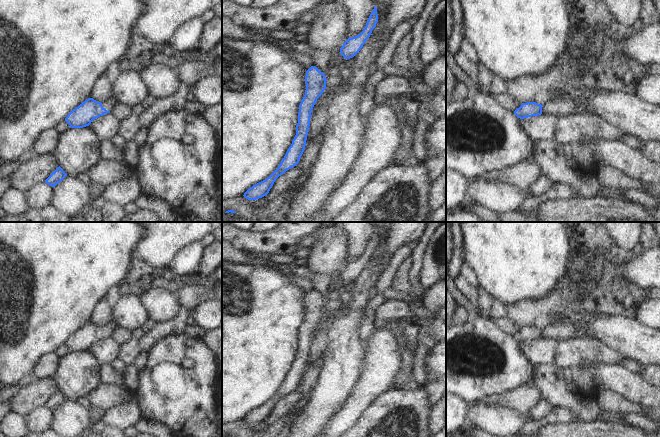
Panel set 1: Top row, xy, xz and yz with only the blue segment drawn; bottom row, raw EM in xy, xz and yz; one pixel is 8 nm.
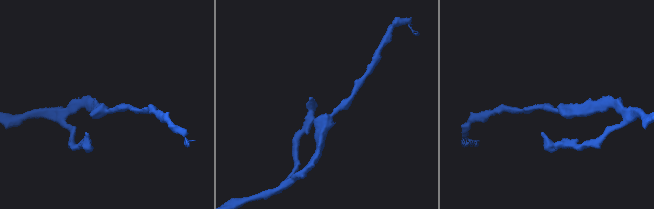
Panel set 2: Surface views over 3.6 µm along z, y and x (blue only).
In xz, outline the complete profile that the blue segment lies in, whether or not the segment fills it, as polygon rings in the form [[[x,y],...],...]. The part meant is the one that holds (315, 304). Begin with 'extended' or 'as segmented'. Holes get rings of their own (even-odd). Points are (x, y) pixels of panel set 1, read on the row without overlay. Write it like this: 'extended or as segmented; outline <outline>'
extended; outline [[[311,290],[306,295],[305,319],[299,329],[298,347],[296,349],[296,359],[292,364],[284,382],[278,392],[265,404],[253,409],[245,417],[244,421],[248,424],[256,424],[266,420],[272,412],[276,403],[287,394],[296,390],[305,374],[307,359],[309,356],[311,335],[326,312],[334,313],[341,307],[340,299],[325,302],[325,298],[317,291]]]

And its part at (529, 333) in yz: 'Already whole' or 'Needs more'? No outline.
Already whole.

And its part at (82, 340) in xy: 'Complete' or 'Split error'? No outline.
Split error.

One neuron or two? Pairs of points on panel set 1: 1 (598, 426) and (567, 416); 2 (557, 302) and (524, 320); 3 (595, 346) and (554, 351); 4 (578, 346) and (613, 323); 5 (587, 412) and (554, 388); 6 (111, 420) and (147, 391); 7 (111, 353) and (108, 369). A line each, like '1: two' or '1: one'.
1: two
2: one
3: one
4: two
5: one
6: two
7: two

